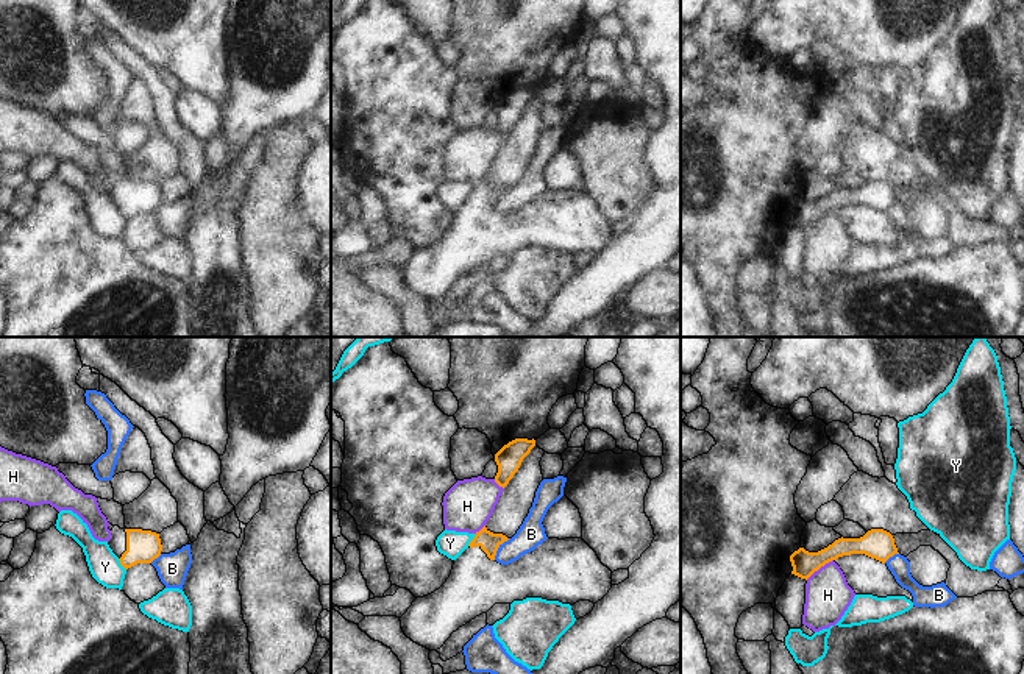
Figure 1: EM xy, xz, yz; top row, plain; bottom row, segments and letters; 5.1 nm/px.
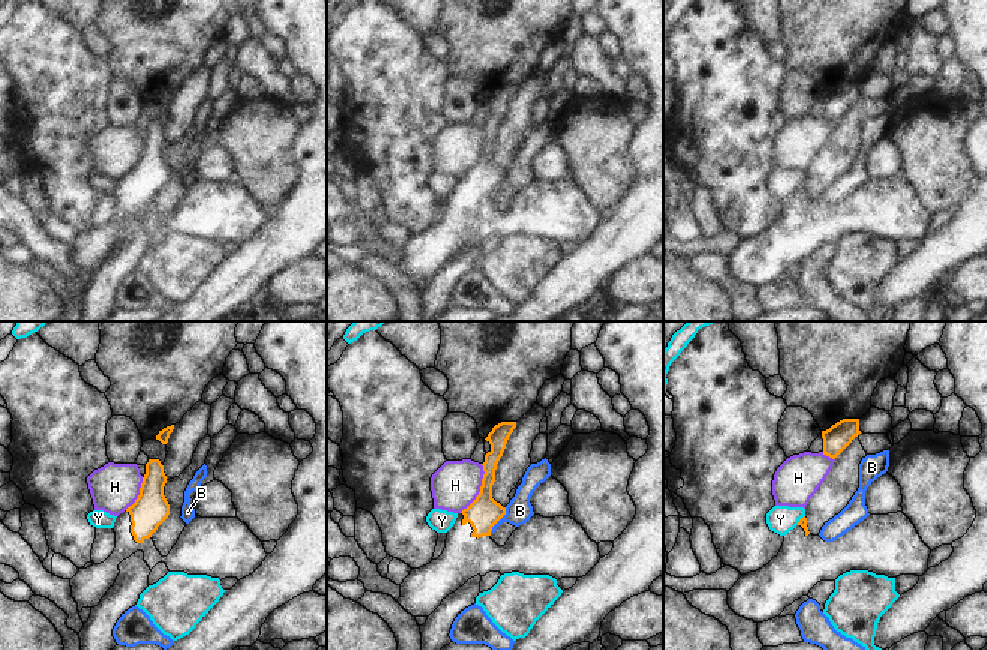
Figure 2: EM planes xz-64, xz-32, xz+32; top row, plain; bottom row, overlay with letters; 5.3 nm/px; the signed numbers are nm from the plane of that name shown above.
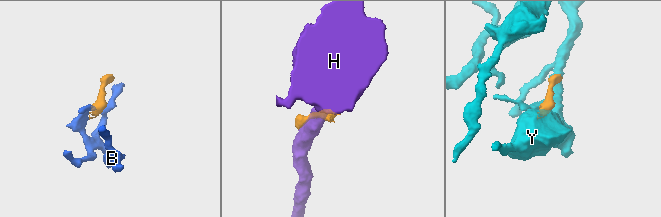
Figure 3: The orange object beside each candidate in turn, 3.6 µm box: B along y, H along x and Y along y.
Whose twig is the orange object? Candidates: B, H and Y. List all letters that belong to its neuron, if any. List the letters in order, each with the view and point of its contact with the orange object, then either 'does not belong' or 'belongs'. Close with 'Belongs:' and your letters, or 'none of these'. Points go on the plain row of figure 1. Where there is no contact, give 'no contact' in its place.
B: xz (498, 197) | does not belong
H: yz (818, 219) | does not belong
Y: xz (472, 191) | does not belong
Belongs: none of these

